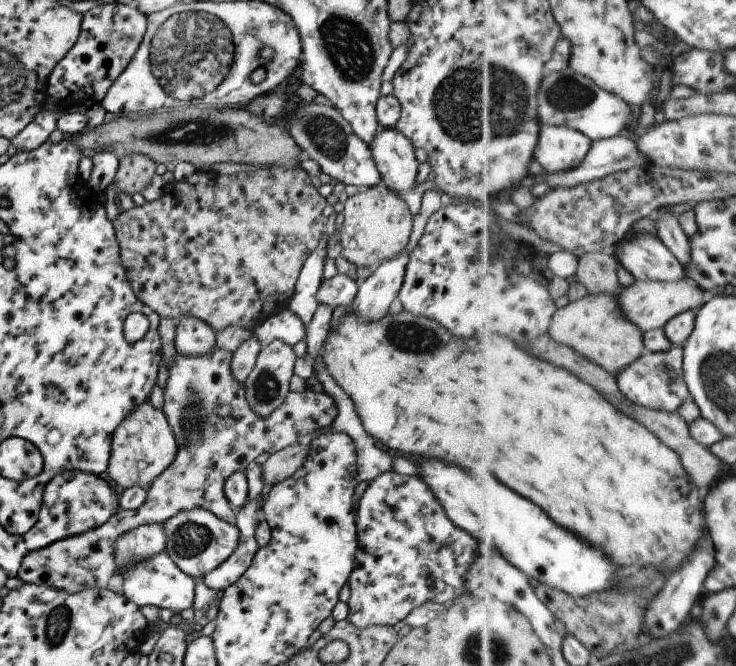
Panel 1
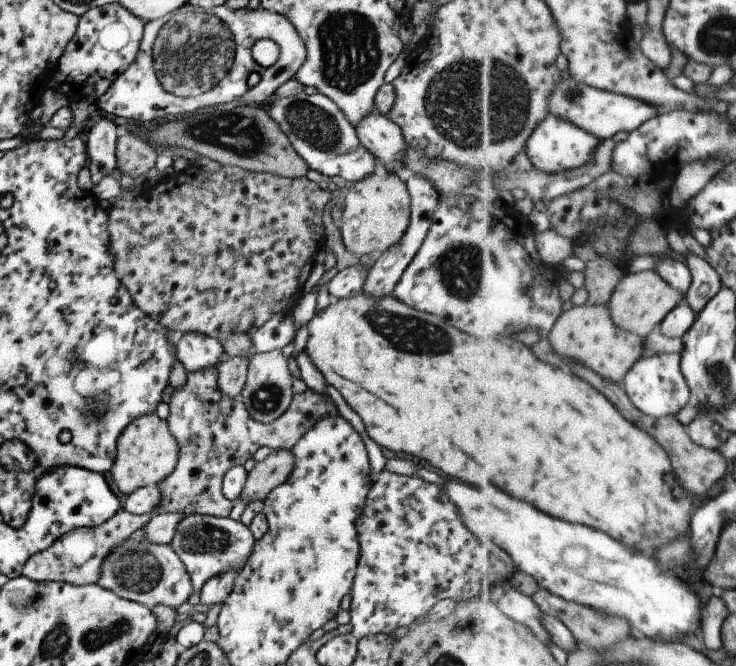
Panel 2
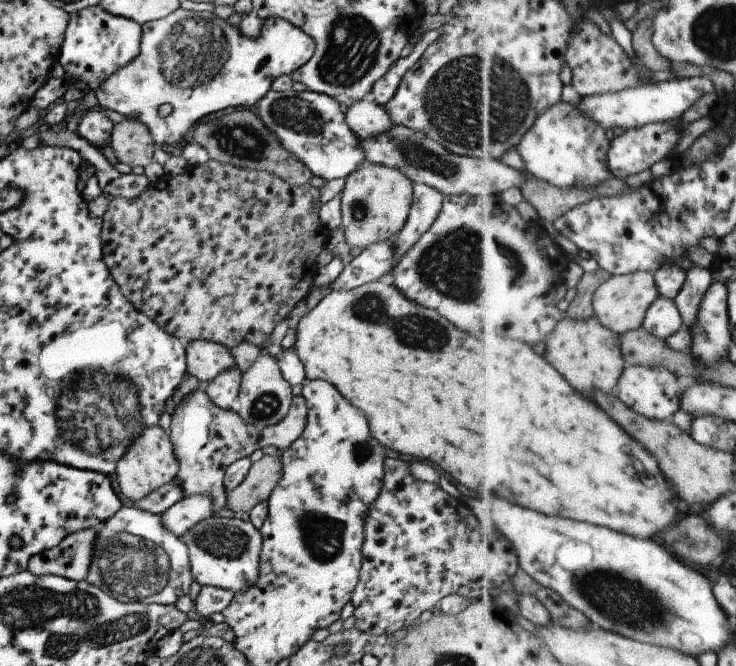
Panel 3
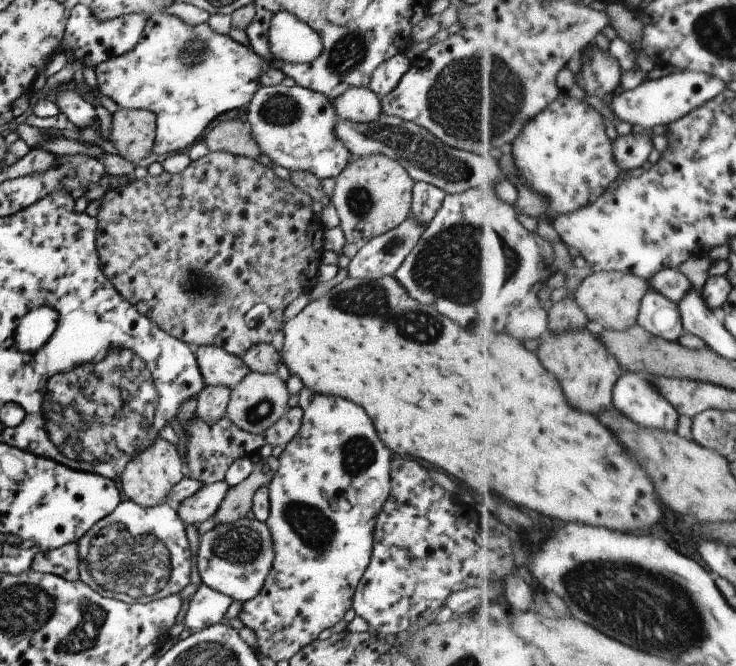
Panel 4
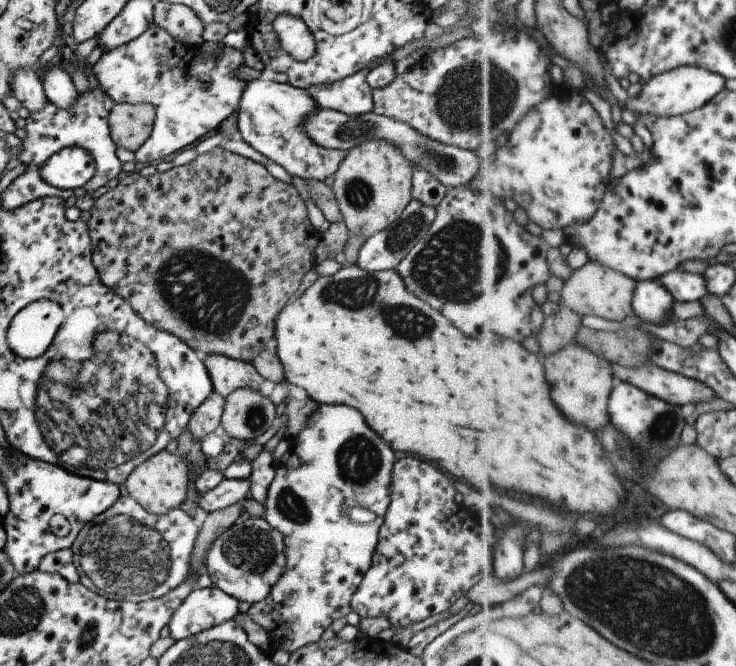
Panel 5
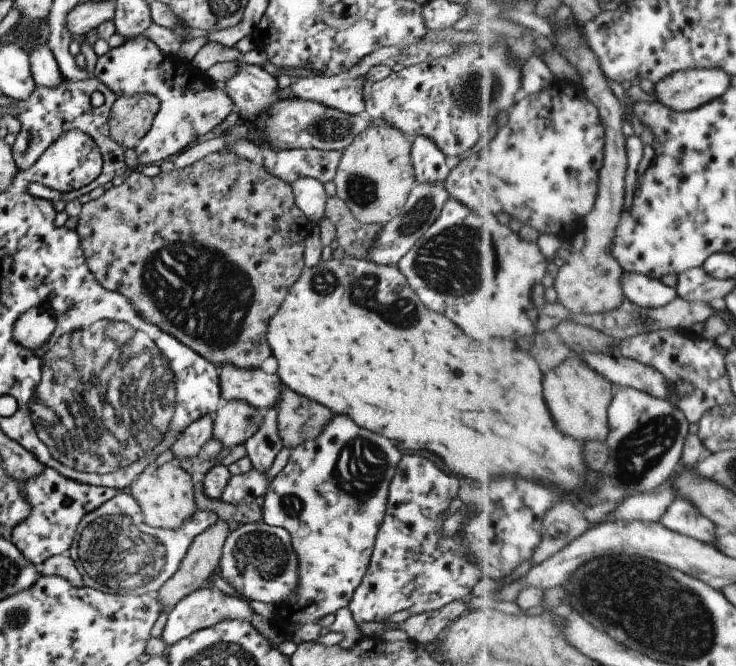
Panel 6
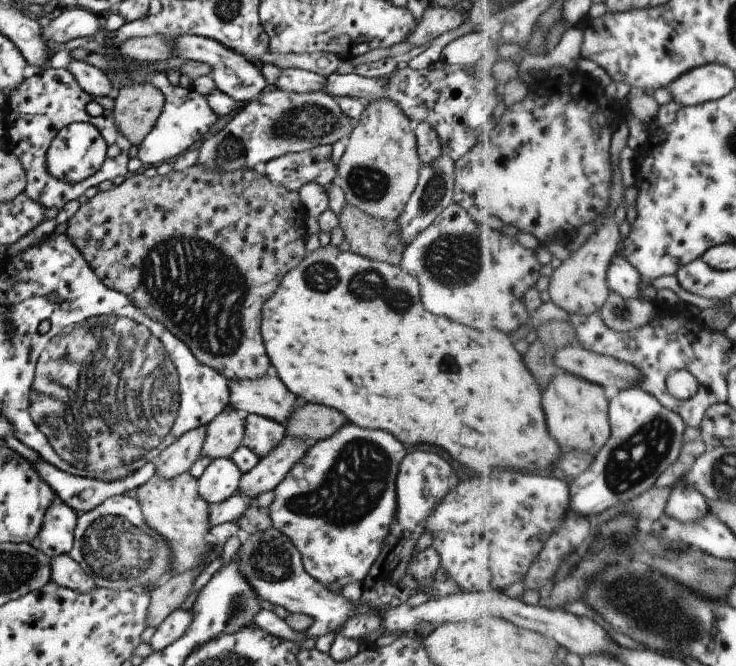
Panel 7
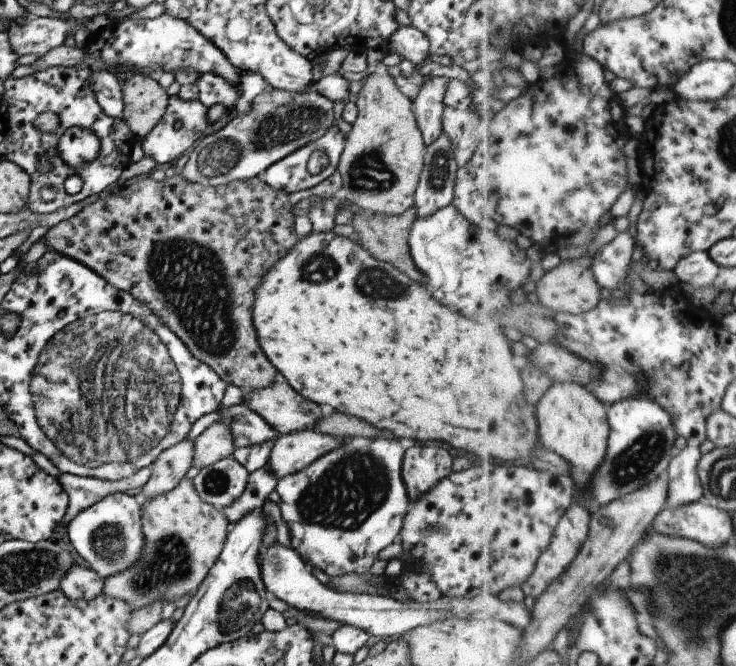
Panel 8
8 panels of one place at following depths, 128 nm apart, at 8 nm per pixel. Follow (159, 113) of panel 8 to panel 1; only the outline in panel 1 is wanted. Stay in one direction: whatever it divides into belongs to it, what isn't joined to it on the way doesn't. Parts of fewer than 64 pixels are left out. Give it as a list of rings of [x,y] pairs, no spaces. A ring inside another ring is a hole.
[[[127,155],[118,160],[112,184],[119,192],[135,194],[141,192],[155,174],[155,164],[150,158],[143,155]]]

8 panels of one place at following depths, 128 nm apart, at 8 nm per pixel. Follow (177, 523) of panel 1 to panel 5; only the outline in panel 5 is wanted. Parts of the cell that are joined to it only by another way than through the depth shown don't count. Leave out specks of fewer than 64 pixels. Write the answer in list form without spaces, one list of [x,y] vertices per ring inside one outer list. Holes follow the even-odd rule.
[[[250,516],[233,523],[207,547],[202,572],[209,576],[211,586],[238,601],[249,604],[262,601],[280,578],[284,569],[284,542],[262,516]]]

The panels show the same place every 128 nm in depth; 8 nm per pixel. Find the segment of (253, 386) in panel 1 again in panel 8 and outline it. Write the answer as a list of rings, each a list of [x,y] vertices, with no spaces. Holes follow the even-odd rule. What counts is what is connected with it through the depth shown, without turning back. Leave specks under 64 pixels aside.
[[[221,421],[209,425],[193,442],[192,466],[199,469],[231,456],[235,448],[229,427]]]

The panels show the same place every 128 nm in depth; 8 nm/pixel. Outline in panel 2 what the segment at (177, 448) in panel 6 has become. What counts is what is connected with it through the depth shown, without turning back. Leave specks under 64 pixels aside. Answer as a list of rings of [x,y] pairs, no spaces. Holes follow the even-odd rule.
[[[239,355],[219,363],[216,366],[216,379],[218,389],[223,396],[235,400],[239,396],[248,368],[248,358]]]

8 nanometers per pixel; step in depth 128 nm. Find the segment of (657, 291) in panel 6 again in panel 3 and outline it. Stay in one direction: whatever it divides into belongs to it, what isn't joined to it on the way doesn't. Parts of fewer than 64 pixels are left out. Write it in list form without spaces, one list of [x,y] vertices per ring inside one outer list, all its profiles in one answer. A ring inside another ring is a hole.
[[[663,296],[653,303],[644,320],[644,328],[647,332],[663,340],[679,332],[683,326],[685,326],[684,320],[676,300]]]

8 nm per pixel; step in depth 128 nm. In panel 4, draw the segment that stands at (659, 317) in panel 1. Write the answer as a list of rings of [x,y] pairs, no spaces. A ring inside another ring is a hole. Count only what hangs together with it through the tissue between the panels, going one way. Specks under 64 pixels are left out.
[[[594,272],[583,281],[576,299],[591,322],[597,322],[603,328],[611,330],[627,330],[638,324],[641,301],[650,288],[648,279],[631,273]]]

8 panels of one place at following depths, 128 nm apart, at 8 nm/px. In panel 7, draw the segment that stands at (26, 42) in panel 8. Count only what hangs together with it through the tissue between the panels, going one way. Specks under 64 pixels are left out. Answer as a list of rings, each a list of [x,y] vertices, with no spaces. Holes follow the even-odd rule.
[[[80,4],[58,10],[50,17],[47,28],[44,30],[40,28],[40,37],[45,44],[48,39],[61,44],[73,38],[91,36],[97,32],[102,23],[102,15],[93,13],[86,4]]]

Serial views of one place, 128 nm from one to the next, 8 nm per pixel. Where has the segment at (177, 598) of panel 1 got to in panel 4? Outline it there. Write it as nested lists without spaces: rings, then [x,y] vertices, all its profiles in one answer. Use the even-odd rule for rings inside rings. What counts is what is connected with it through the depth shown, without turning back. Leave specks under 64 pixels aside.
[[[121,500],[113,512],[103,517],[75,544],[78,546],[78,578],[101,596],[127,594],[149,602],[177,595],[189,583],[191,552],[184,522],[167,503],[142,507]]]

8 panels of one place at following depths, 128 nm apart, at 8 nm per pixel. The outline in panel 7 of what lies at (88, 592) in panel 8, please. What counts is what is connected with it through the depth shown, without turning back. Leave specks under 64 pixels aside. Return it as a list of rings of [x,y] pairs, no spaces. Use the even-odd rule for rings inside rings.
[[[68,554],[51,558],[50,580],[79,594],[95,587],[92,578]]]

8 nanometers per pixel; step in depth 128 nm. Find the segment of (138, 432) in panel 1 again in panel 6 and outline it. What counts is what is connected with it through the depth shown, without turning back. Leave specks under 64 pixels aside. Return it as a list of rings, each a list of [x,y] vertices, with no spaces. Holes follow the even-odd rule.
[[[173,461],[147,465],[130,483],[129,492],[141,509],[142,519],[150,527],[176,529],[196,512],[193,485],[189,473]]]

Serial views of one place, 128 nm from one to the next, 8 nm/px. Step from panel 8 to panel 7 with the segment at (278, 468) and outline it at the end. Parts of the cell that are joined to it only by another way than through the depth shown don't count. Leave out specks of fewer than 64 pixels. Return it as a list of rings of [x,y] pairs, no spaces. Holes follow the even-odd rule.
[[[283,437],[269,455],[259,459],[251,470],[242,473],[235,493],[254,500],[259,494],[272,491],[308,448],[298,439]]]

